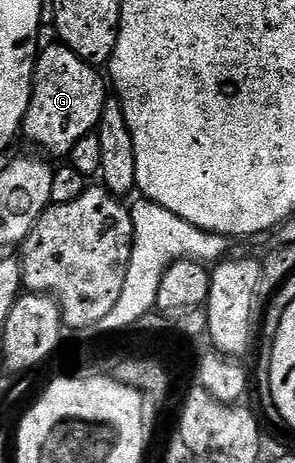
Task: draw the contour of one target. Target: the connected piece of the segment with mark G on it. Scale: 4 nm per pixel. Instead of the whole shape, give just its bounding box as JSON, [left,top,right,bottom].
[23,44,107,156]

